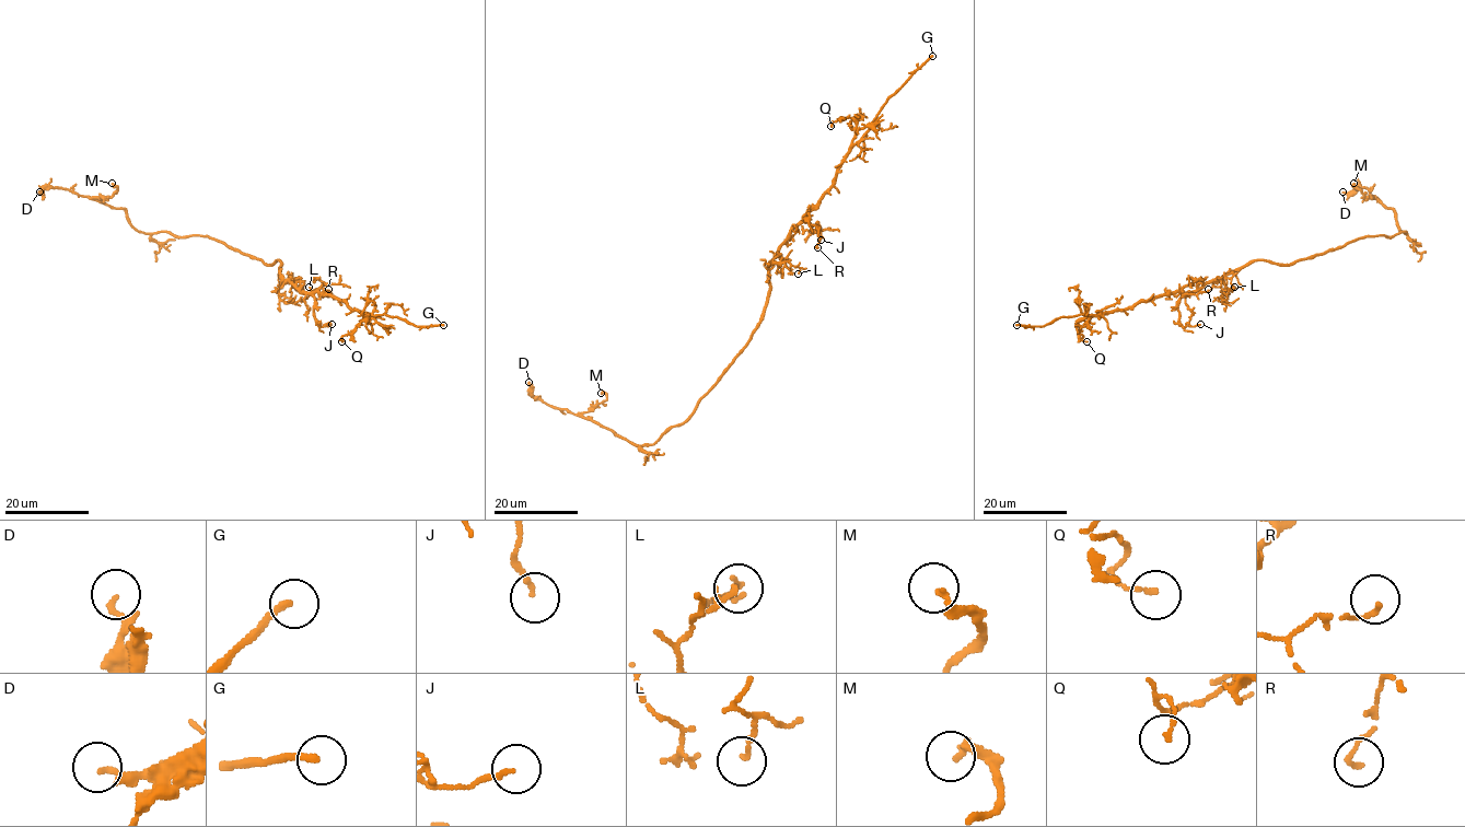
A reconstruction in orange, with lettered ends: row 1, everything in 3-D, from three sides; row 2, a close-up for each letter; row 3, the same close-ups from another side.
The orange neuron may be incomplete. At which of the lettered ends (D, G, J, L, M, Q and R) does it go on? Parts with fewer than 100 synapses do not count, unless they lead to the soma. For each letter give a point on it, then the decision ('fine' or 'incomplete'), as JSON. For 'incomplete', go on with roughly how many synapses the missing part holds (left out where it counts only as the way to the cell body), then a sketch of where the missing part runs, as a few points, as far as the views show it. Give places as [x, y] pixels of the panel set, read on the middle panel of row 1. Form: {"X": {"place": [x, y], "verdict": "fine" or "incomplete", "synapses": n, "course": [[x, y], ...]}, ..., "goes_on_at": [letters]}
{"D": {"place": [528, 382], "verdict": "fine"}, "G": {"place": [932, 56], "verdict": "incomplete", "course": [[932, 56], [933, 42], [927, 35], [927, 24], [915, 9]]}, "J": {"place": [821, 240], "verdict": "fine"}, "L": {"place": [798, 274], "verdict": "fine"}, "M": {"place": [601, 393], "verdict": "fine"}, "Q": {"place": [830, 126], "verdict": "fine"}, "R": {"place": [817, 247], "verdict": "fine"}, "goes_on_at": ["G"]}

